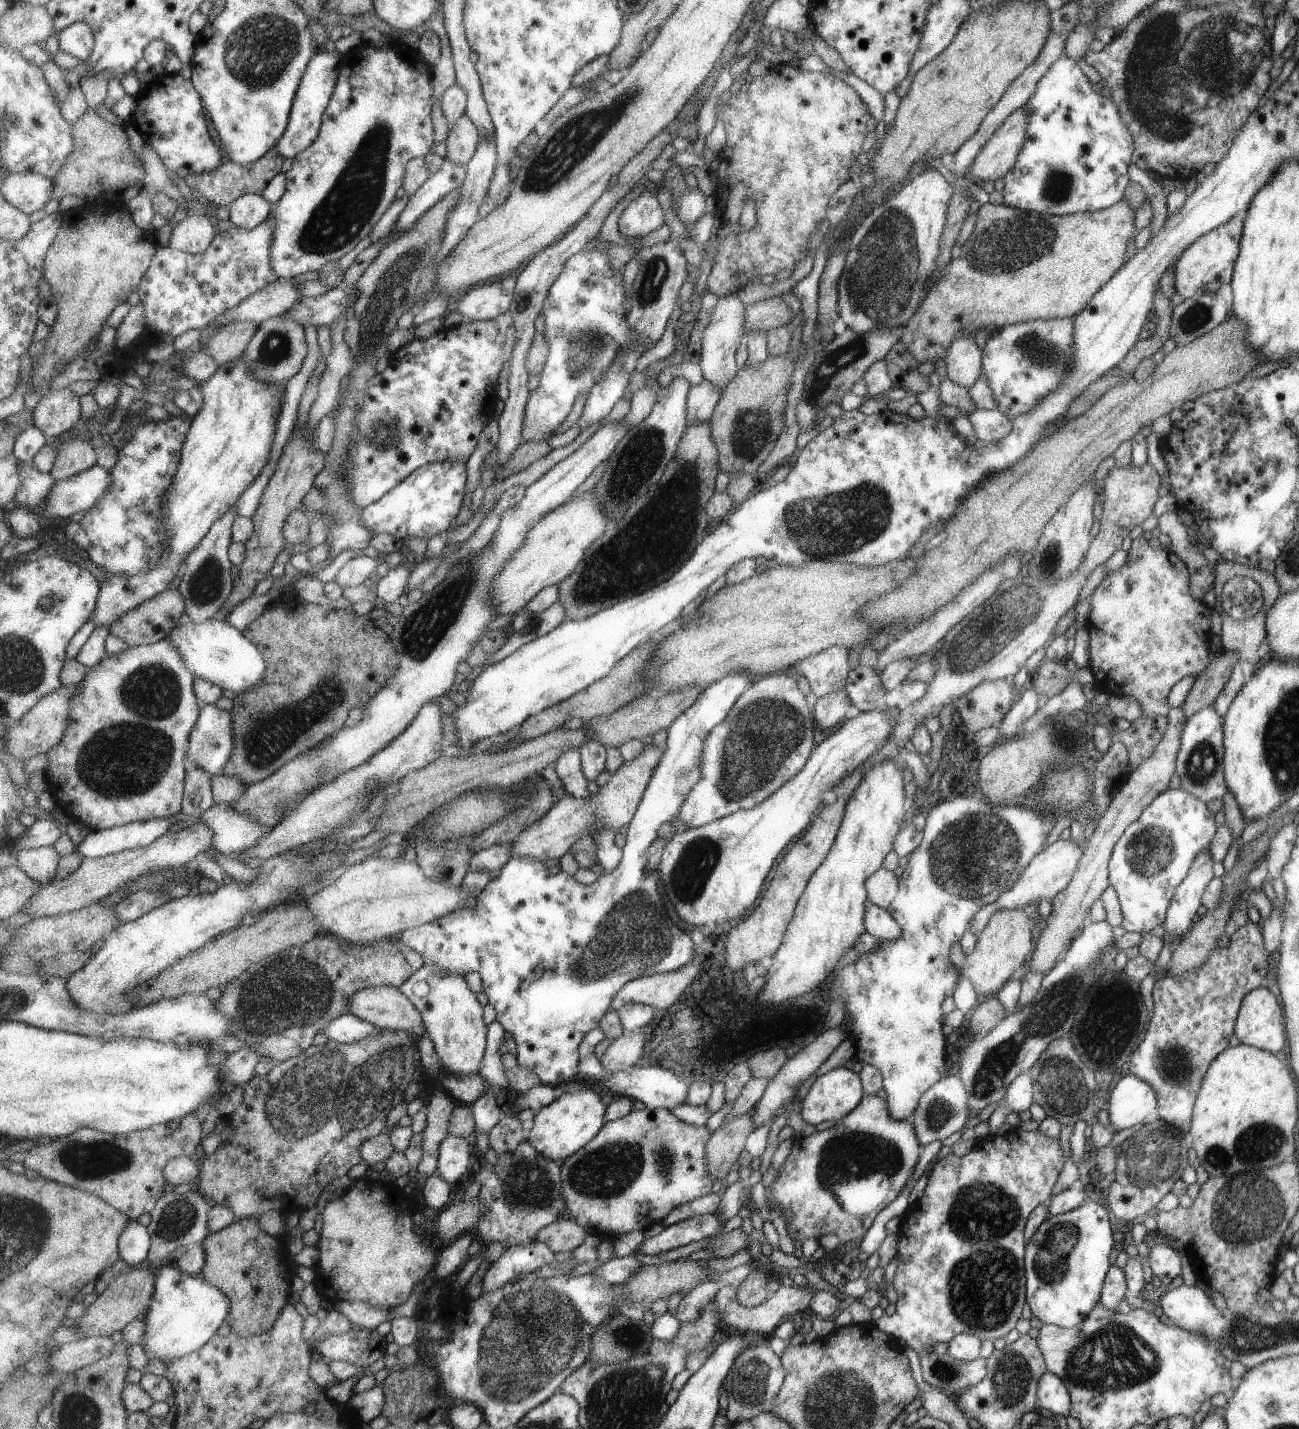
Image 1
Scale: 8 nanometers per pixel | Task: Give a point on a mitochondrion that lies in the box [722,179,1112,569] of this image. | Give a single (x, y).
(880, 283)

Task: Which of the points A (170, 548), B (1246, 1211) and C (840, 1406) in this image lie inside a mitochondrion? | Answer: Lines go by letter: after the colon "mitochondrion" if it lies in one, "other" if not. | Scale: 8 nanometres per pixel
A: other
B: mitochondrion
C: mitochondrion

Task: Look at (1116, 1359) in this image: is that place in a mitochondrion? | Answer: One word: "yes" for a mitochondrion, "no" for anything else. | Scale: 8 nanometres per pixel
yes

